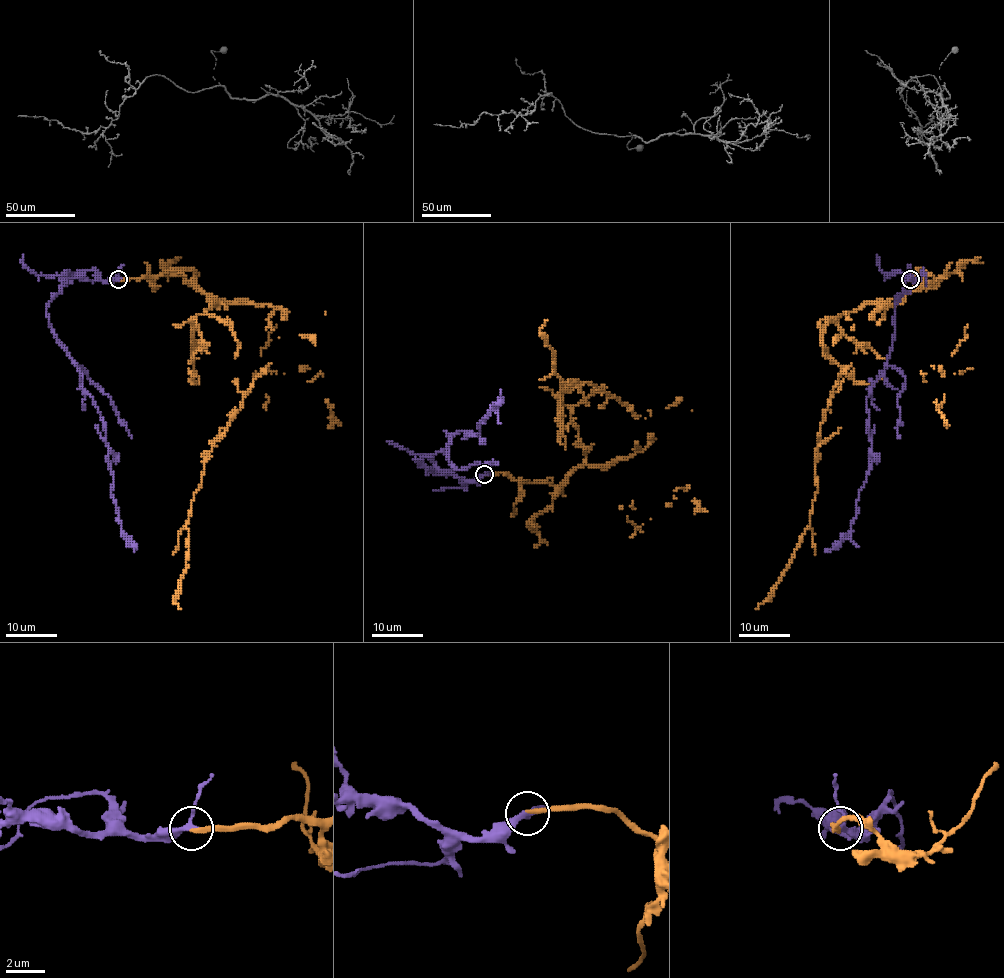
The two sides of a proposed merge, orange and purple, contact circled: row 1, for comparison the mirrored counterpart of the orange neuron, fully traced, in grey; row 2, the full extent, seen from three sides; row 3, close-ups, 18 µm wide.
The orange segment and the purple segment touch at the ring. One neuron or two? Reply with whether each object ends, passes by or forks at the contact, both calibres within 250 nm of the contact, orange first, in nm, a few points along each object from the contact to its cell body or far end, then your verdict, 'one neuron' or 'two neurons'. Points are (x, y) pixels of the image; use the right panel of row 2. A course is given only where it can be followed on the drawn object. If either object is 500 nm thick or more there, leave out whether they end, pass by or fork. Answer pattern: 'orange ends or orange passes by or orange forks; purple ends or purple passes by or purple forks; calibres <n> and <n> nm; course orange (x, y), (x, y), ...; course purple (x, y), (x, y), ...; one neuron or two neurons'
orange ends; purple passes by; calibres 240 and 240 nm; course orange (910, 278), (924, 272), (906, 294), (826, 325), (824, 357), (842, 381), (819, 428), (809, 526), (755, 609); course purple (910, 278), (916, 281), (907, 277), (894, 308), (886, 366), (867, 399), (871, 468), (852, 529), (826, 550); one neuron

